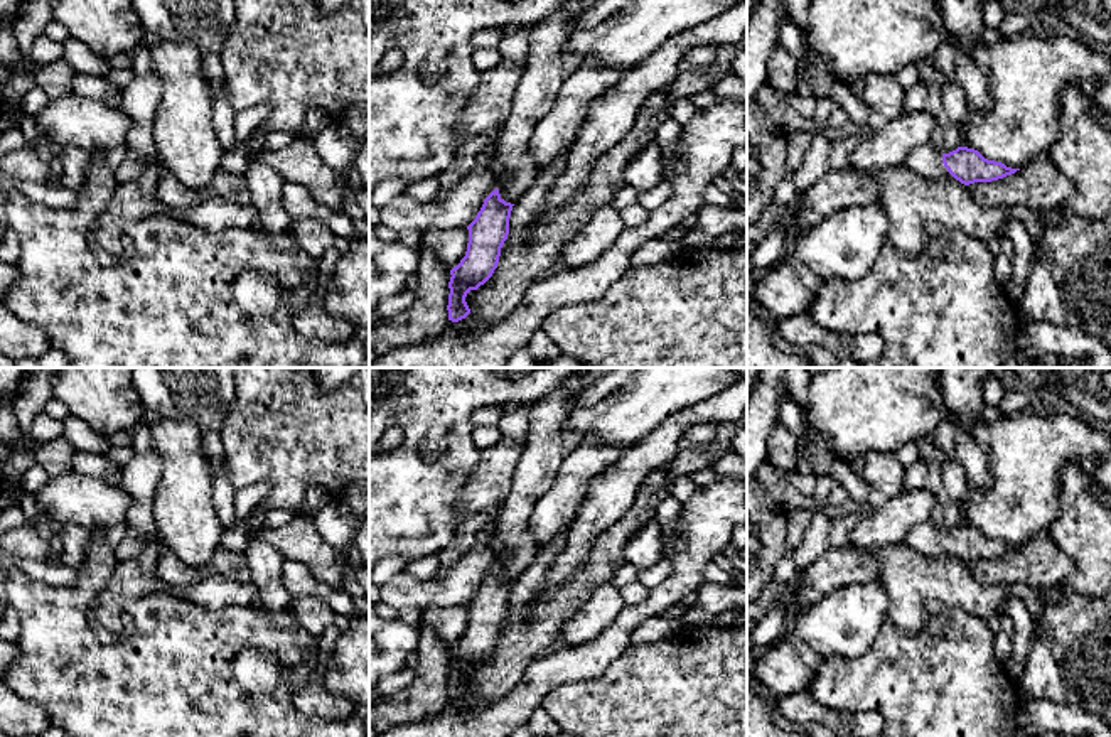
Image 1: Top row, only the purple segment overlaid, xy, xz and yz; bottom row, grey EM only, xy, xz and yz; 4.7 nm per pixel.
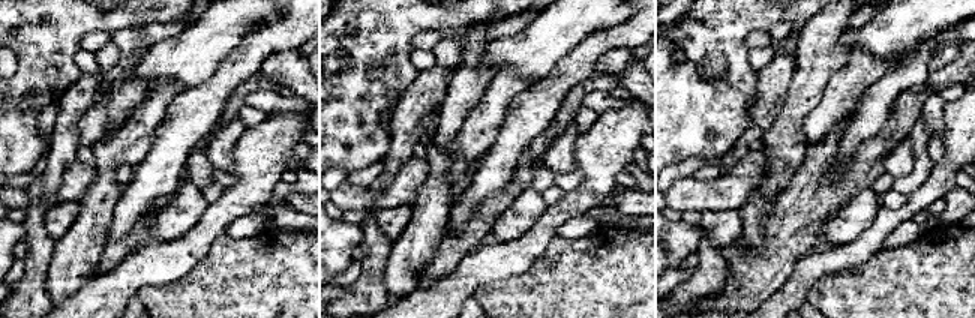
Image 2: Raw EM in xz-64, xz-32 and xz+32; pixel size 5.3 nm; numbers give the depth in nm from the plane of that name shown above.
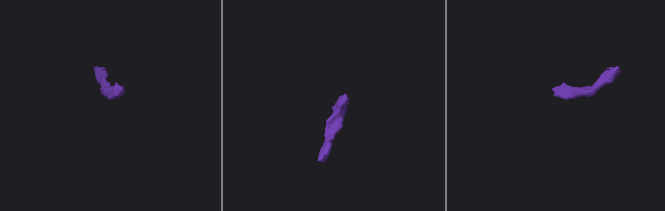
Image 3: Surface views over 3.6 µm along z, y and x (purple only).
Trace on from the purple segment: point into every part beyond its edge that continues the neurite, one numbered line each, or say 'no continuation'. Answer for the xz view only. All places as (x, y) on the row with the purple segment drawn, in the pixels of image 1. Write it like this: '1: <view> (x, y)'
1: xz (494, 166)

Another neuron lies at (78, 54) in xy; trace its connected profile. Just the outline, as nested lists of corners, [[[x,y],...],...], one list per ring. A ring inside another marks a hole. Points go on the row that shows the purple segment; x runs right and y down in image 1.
[[[69,37],[62,46],[62,59],[69,62],[78,74],[103,76],[111,71],[108,61],[96,56],[84,42]]]

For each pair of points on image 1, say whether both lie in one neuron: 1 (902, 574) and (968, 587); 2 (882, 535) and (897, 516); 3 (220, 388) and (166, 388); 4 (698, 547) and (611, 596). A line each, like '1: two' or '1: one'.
1: one
2: one
3: one
4: two

